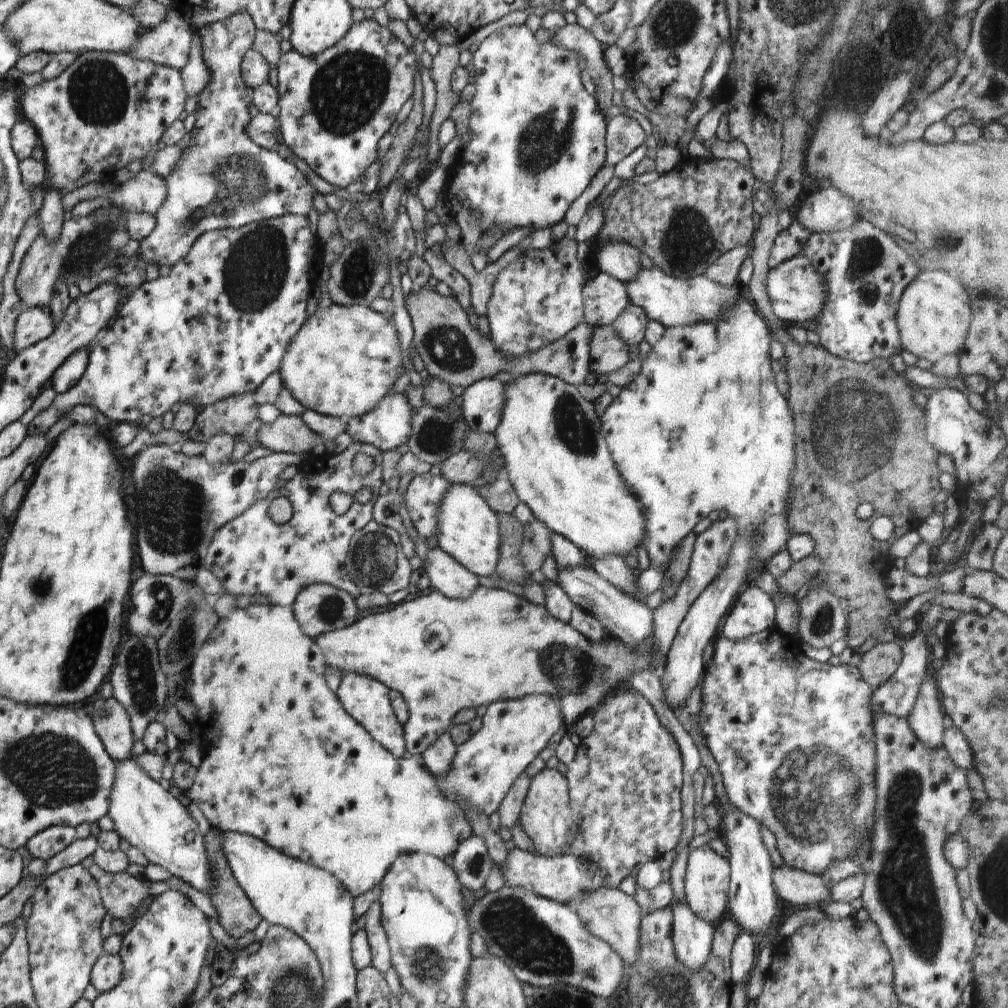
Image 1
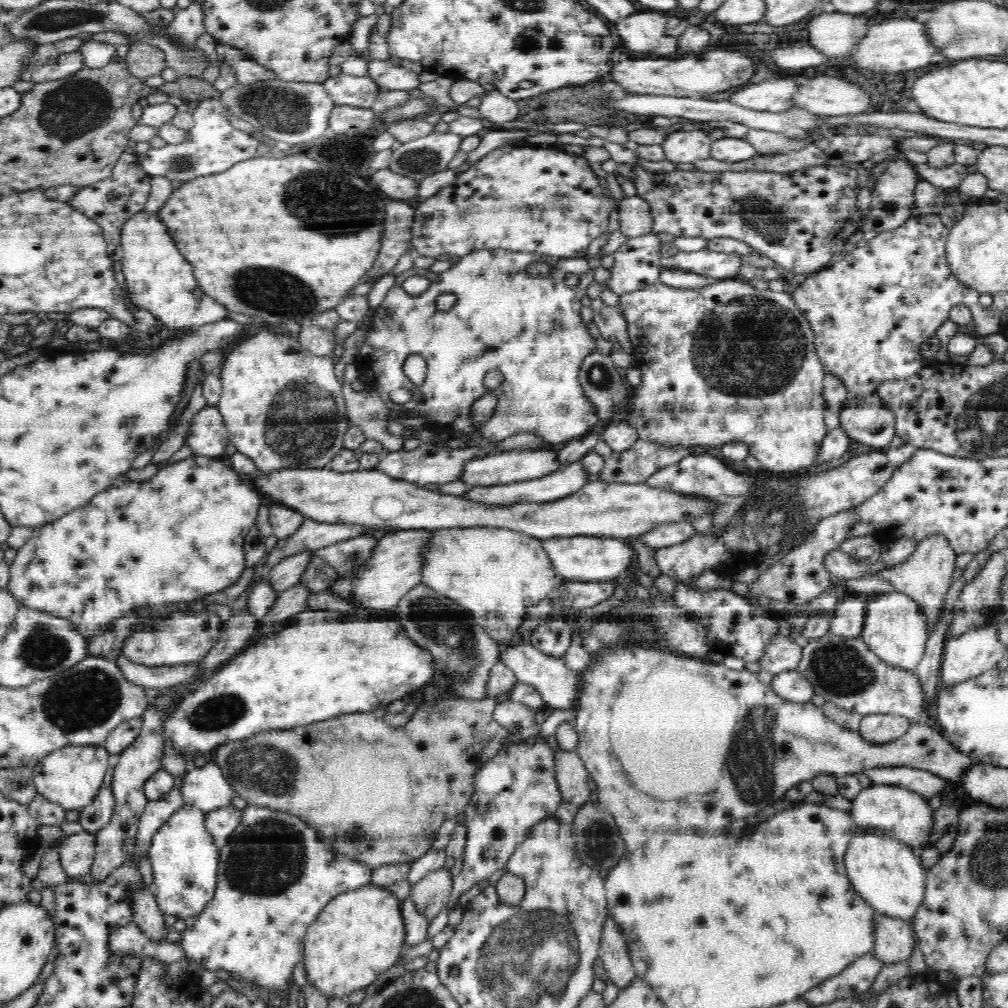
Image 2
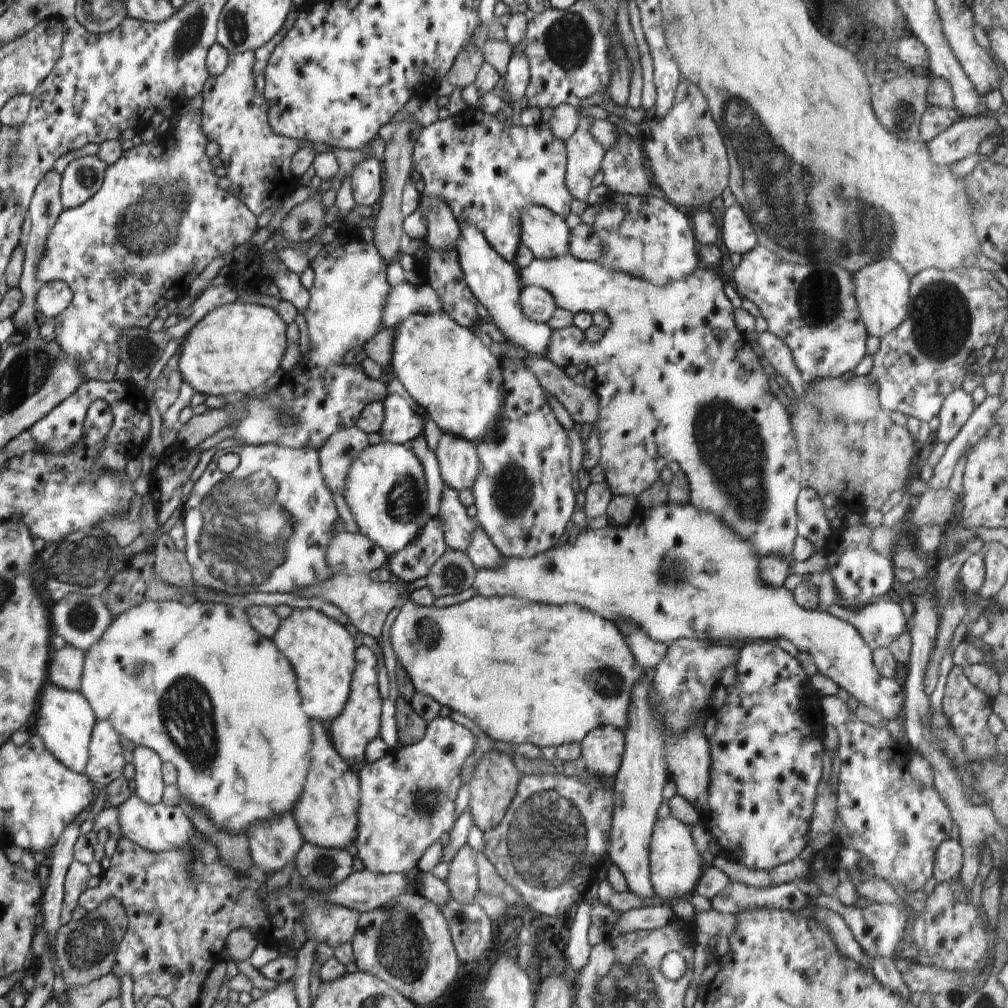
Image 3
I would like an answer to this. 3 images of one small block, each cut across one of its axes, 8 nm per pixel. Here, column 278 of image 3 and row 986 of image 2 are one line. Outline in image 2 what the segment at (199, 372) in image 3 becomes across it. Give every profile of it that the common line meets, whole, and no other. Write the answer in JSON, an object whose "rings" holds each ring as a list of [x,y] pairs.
{"rings":[[[373,883],[343,892],[329,900],[307,928],[303,938],[303,963],[307,980],[328,1000],[347,1000],[354,992],[370,986],[377,976],[399,960],[405,942],[401,900]]]}

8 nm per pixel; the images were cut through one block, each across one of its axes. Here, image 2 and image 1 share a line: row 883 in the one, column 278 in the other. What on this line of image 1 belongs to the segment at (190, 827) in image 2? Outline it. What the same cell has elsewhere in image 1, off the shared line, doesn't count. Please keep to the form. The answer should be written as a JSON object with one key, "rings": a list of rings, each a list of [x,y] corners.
{"rings":[[[236,12],[222,22],[208,24],[208,26],[202,26],[202,28],[195,30],[202,42],[202,56],[206,66],[208,66],[210,80],[208,80],[206,88],[197,96],[198,108],[195,110],[196,121],[191,131],[190,143],[182,150],[182,156],[180,156],[176,168],[164,178],[166,200],[154,214],[154,218],[156,218],[154,230],[146,238],[139,241],[140,246],[137,254],[129,256],[124,262],[121,262],[118,265],[120,272],[109,281],[122,290],[122,298],[120,298],[118,308],[121,307],[125,299],[132,296],[132,293],[140,288],[141,284],[148,282],[147,264],[153,264],[159,268],[162,265],[171,267],[180,262],[188,254],[195,240],[206,231],[227,228],[236,230],[251,222],[272,219],[284,216],[284,214],[307,217],[308,212],[310,212],[312,200],[317,192],[310,184],[310,180],[298,170],[292,160],[284,159],[276,151],[269,151],[254,144],[253,139],[247,134],[246,128],[252,120],[248,108],[253,102],[254,89],[242,80],[240,62],[242,62],[244,54],[252,49],[256,30],[252,18],[246,12]]]}

